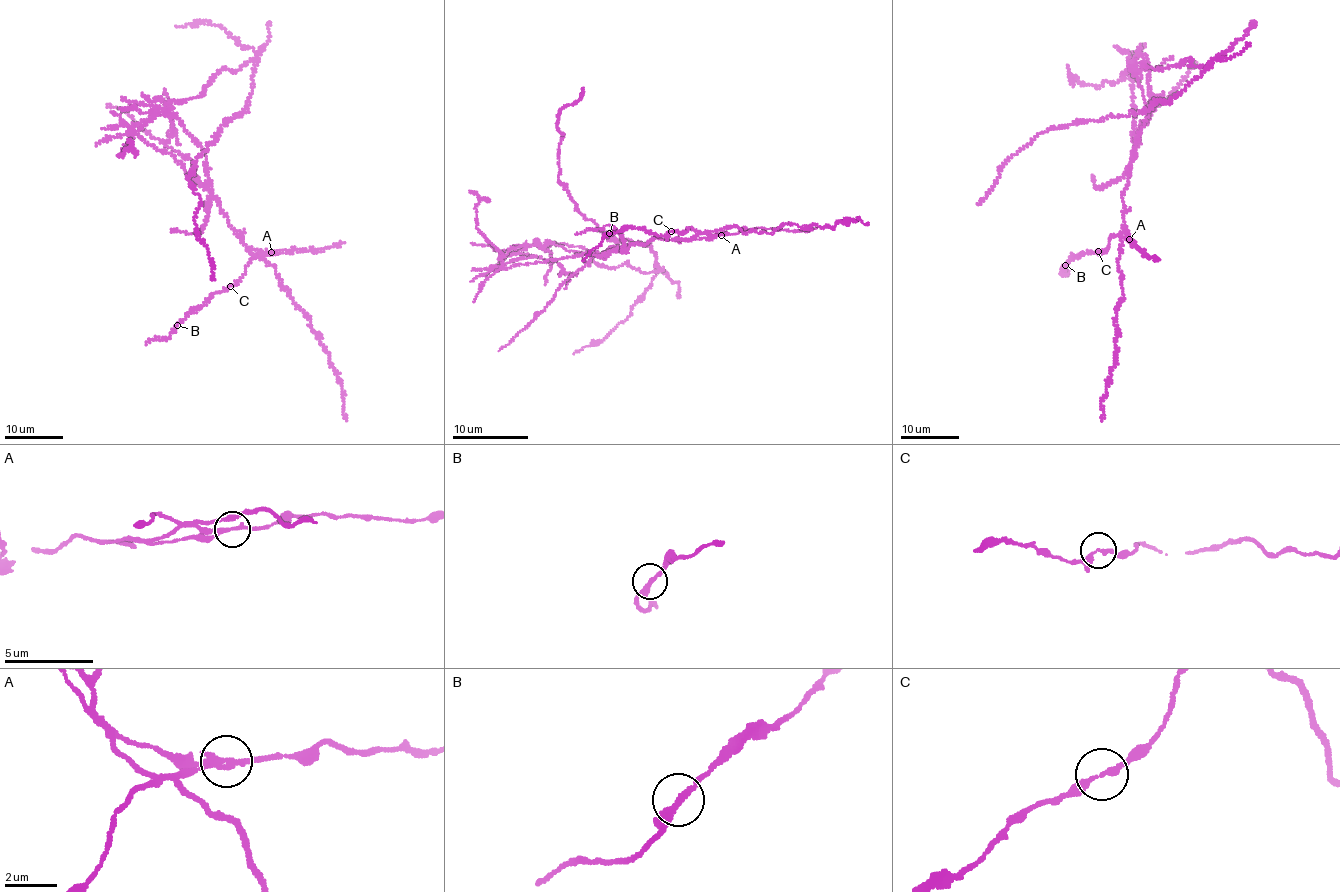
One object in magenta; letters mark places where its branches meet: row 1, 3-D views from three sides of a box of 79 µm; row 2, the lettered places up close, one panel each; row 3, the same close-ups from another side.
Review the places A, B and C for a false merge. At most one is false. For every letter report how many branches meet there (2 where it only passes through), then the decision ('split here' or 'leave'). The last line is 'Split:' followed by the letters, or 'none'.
A: 2 | split here
B: 2 | leave
C: 2 | leave
Split: A

